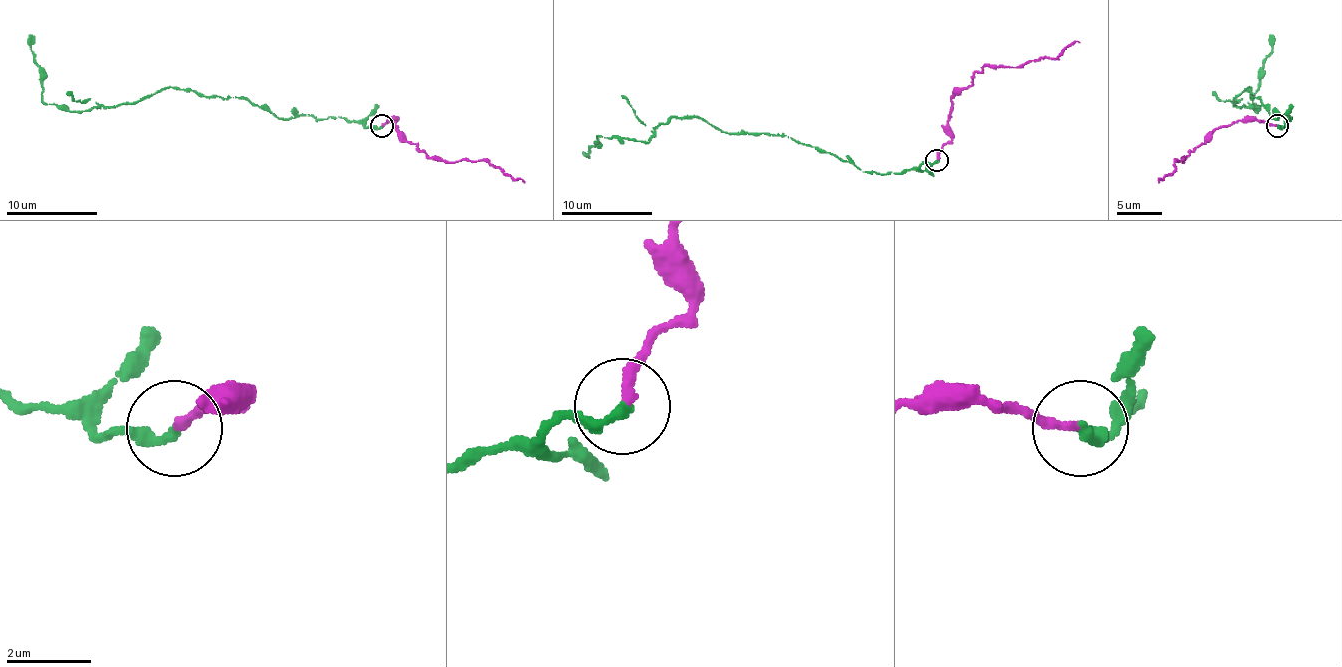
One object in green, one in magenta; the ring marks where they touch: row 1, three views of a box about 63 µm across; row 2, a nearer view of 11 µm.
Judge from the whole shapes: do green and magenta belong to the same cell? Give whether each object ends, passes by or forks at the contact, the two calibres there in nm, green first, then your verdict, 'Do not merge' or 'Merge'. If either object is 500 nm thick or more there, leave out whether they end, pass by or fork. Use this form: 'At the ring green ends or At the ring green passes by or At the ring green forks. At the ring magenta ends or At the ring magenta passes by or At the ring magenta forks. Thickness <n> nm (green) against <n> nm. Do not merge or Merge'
At the ring green ends. At the ring magenta ends. Thickness 260 nm (green) against 220 nm. Merge

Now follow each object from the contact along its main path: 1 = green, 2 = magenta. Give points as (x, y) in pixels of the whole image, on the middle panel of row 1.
1: (936, 161), (863, 172), (786, 136), (725, 131), (700, 118), (661, 122), (645, 140), (598, 136), (584, 152)
2: (936, 161), (950, 138), (952, 99), (977, 72), (1056, 59), (1079, 43)

